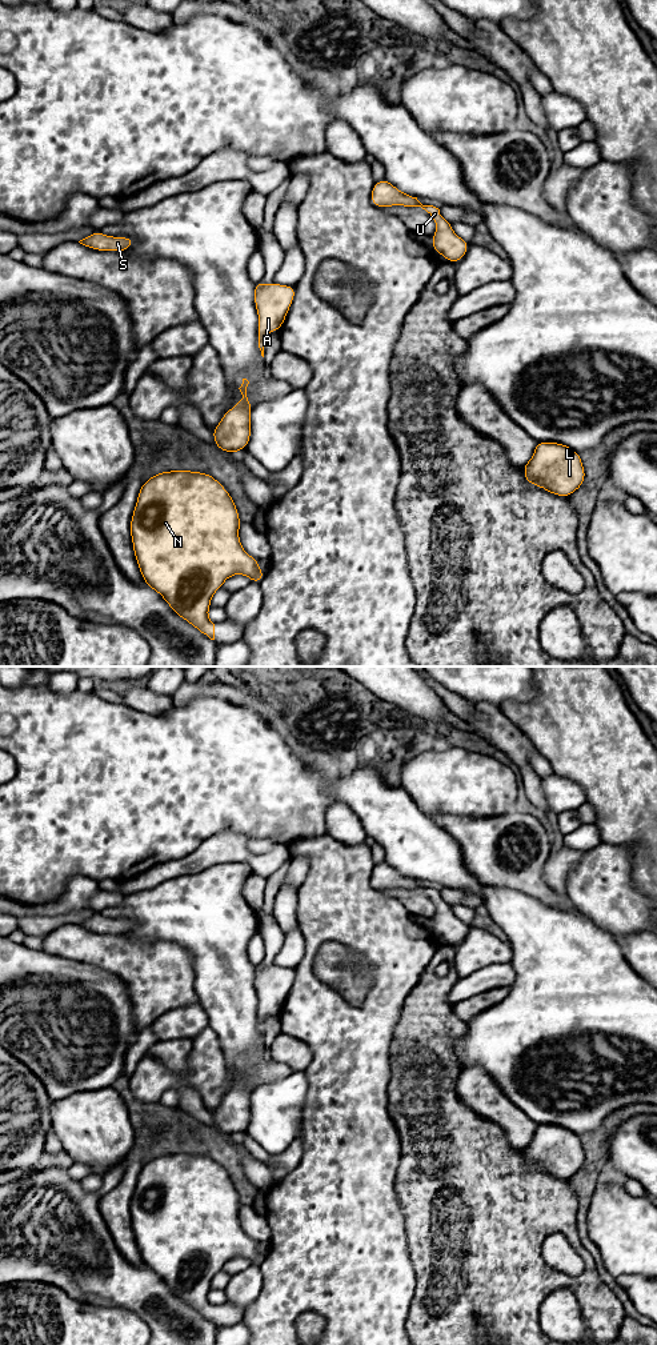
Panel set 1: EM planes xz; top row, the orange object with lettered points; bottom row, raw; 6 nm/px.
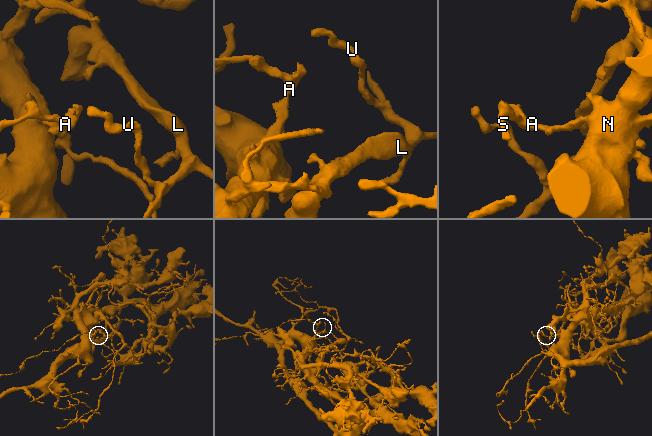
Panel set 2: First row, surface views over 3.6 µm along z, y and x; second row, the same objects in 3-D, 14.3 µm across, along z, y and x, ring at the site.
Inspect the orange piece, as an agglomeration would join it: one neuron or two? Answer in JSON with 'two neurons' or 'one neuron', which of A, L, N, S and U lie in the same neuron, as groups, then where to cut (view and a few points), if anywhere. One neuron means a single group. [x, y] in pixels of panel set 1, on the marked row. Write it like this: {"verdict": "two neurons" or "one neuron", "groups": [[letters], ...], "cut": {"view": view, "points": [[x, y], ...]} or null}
{"verdict": "one neuron", "groups": [["A", "L", "N", "S", "U"]], "cut": null}

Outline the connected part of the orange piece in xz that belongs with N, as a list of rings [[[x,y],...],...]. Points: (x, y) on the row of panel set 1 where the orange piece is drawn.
[[[168,471],[160,472],[149,477],[140,488],[136,507],[131,517],[131,539],[133,544],[135,557],[140,569],[140,573],[147,584],[147,587],[159,592],[161,597],[168,603],[172,611],[183,617],[187,623],[192,624],[200,631],[204,636],[208,636],[211,640],[215,640],[215,624],[208,619],[208,609],[211,608],[211,597],[219,591],[224,581],[233,575],[245,575],[251,579],[252,583],[261,583],[265,572],[259,568],[259,559],[249,556],[241,547],[239,539],[239,528],[241,521],[239,517],[239,511],[235,505],[233,499],[229,496],[228,491],[211,475],[204,472],[192,472],[192,471]]]

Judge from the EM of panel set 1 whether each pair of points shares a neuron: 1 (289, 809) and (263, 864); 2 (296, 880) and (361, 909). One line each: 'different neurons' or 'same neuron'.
1: different neurons
2: different neurons

